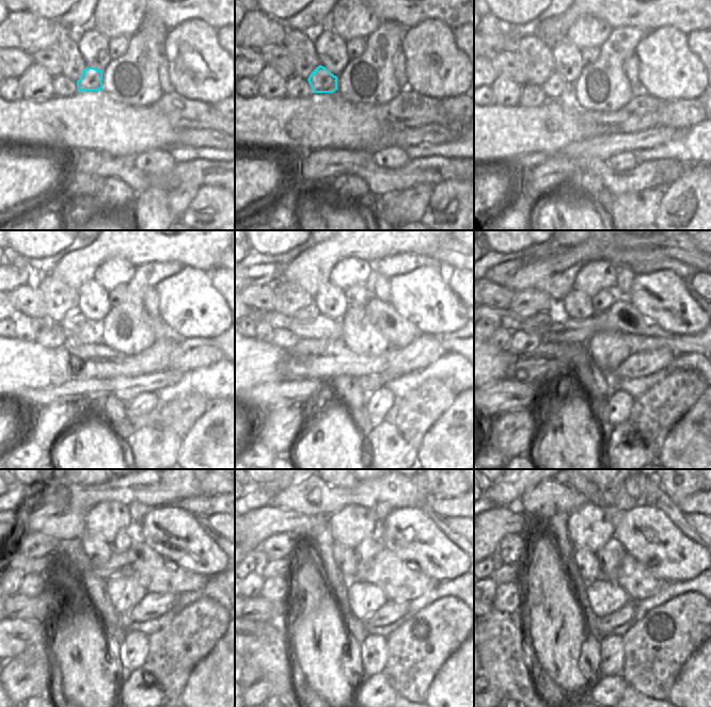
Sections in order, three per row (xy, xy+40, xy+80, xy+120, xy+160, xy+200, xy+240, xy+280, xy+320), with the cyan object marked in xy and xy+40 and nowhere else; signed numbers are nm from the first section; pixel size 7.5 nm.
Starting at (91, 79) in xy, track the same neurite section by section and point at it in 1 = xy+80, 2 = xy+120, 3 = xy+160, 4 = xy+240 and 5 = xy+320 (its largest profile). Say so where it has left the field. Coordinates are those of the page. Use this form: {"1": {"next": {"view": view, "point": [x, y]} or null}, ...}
{"1": {"next": {"view": "xy+80", "point": [555, 87]}}, "2": {"next": {"view": "xy+120", "point": [73, 322]}}, "3": {"next": {"view": "xy+160", "point": [301, 324]}}, "4": {"next": {"view": "xy+240", "point": [26, 563]}}, "5": {"next": {"view": "xy+320", "point": [502, 573]}}}

